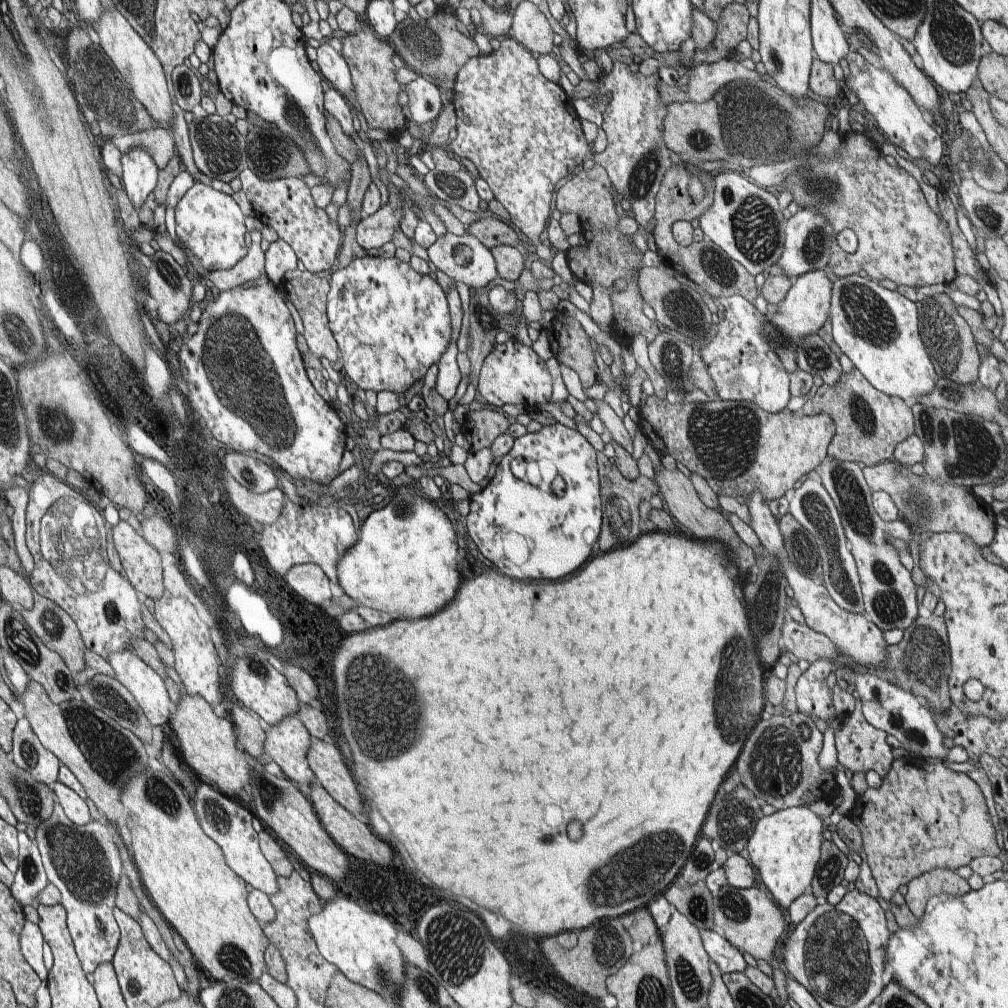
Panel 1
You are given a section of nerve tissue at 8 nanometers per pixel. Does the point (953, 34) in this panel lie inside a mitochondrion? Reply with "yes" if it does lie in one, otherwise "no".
yes

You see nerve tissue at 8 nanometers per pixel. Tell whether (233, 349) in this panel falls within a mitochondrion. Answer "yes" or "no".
yes

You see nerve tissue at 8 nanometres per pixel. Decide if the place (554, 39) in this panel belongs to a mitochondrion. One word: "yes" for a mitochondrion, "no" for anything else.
no

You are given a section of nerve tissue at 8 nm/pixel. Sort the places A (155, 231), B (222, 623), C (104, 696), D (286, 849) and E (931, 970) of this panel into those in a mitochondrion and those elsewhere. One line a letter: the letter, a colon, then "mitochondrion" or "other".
A: other
B: other
C: mitochondrion
D: other
E: other

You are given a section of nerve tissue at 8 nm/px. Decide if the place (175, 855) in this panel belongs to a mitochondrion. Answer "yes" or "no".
no

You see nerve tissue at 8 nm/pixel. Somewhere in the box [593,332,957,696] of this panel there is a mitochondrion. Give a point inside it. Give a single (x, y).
(724, 437)

